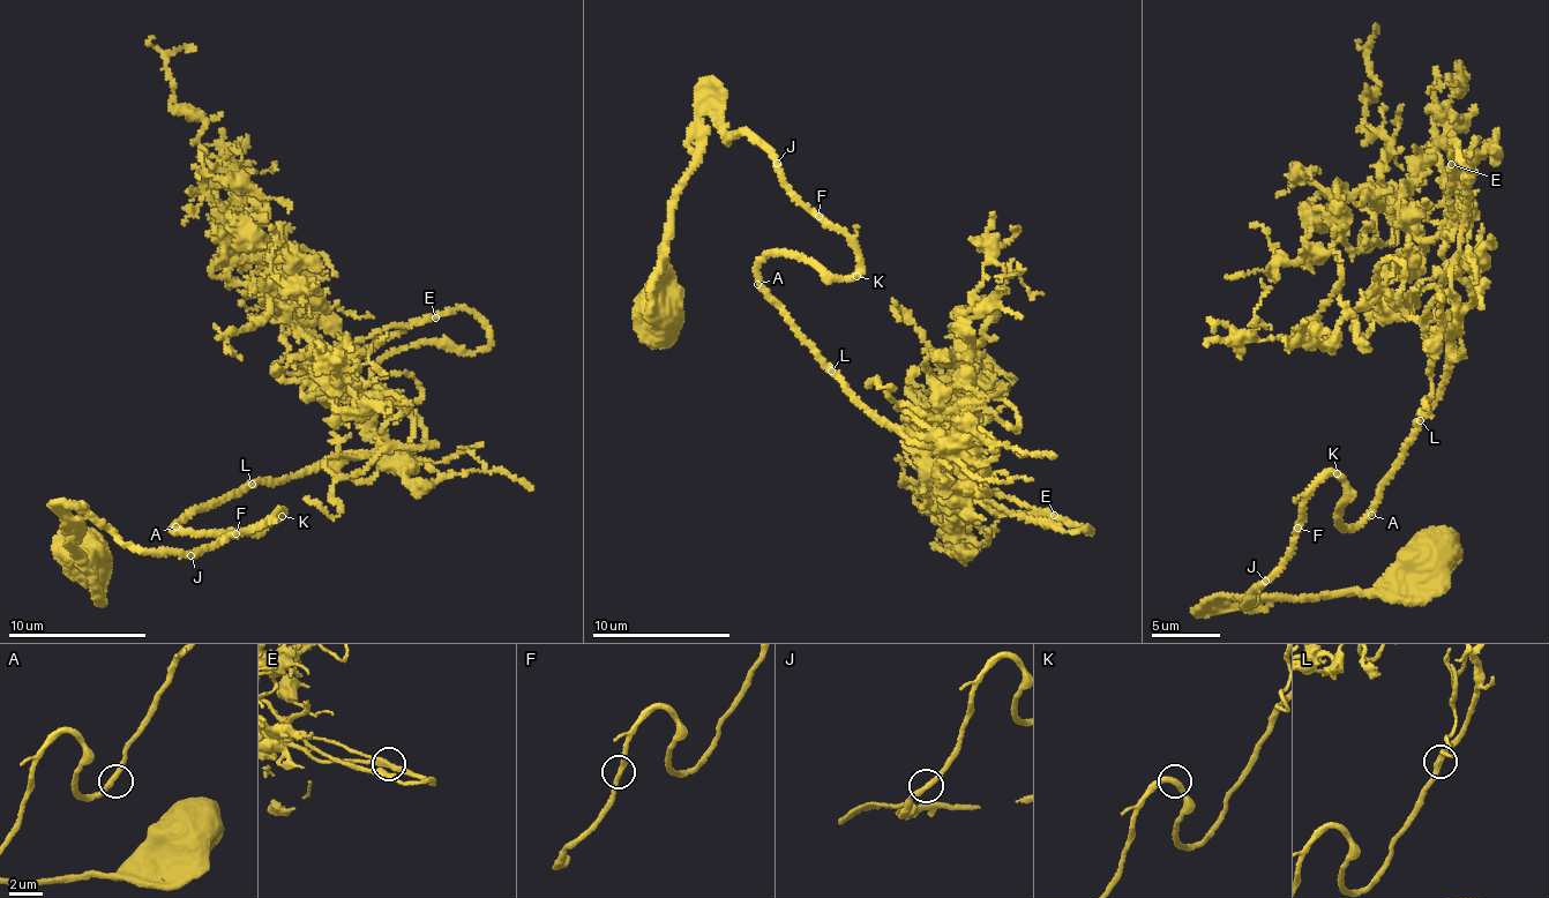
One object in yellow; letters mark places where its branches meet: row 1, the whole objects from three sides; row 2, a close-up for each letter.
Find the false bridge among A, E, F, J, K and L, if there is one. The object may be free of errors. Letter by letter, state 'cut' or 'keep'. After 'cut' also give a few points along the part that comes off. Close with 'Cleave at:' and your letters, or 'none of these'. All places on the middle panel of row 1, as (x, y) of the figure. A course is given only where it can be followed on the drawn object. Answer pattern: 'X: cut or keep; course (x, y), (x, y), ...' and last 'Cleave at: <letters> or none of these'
A: keep
E: keep
F: keep
J: keep
K: keep
L: keep
Cleave at: none of these

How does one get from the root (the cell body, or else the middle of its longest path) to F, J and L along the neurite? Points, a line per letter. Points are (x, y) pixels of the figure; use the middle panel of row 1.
F: (663, 320), (668, 201), (691, 166), (703, 113), (726, 137), (742, 132), (769, 152), (782, 185), (818, 216)
J: (663, 320), (668, 201), (691, 166), (695, 119), (705, 112), (726, 137), (742, 132), (777, 163)
L: (663, 320), (668, 201), (705, 112), (848, 238), (848, 276), (784, 254), (758, 271), (831, 371)

